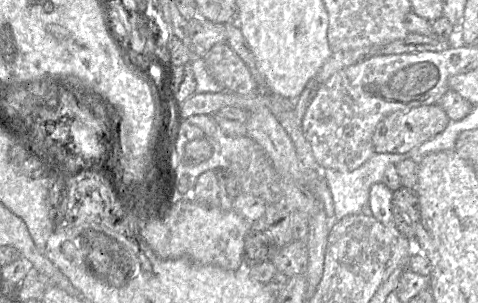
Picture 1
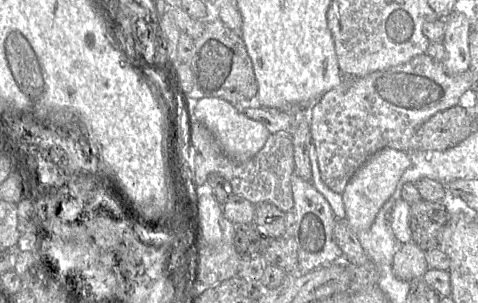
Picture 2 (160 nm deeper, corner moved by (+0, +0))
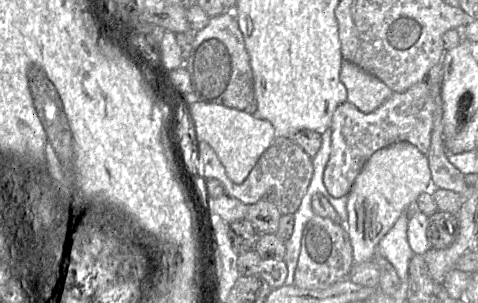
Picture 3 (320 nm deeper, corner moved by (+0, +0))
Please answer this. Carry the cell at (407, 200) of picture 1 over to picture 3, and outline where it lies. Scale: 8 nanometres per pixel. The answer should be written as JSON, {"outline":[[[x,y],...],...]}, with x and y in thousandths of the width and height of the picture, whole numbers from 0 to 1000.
{"outline":[[[916,693],[895,716],[893,789],[904,822],[941,815],[960,769],[958,710]]]}

